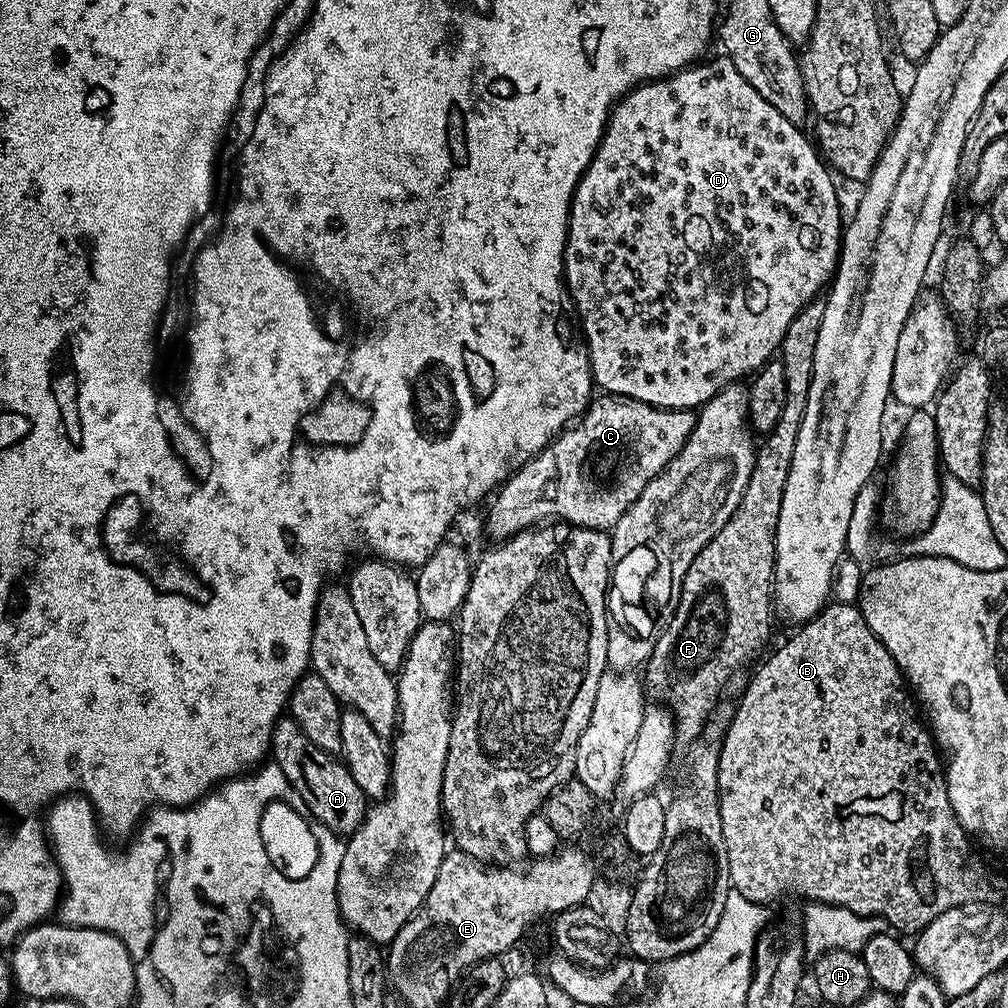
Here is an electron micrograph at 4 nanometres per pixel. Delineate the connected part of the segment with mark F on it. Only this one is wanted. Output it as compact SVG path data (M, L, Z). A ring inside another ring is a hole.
M826 299L811 300L798 314L794 314L794 322L786 326L786 334L778 349L778 358L786 374L786 402L778 422L772 431L763 437L756 450L754 470L750 474L750 482L746 486L746 494L742 494L742 502L738 502L738 510L714 534L706 546L690 562L690 570L686 570L686 578L682 582L680 601L668 624L655 638L654 650L650 654L646 667L642 672L642 683L647 695L653 701L667 706L676 722L676 739L681 745L692 743L698 734L702 734L702 726L716 711L716 705L725 695L724 687L736 676L760 651L772 632L772 612L774 616L774 577L776 574L776 527L778 514L782 510L782 494L786 490L786 478L790 474L790 462L794 458L794 442L798 442L798 430L802 426L802 418L806 410L806 402L810 394L810 382L814 374L814 346L818 346L818 333L822 330L822 314L826 314Z

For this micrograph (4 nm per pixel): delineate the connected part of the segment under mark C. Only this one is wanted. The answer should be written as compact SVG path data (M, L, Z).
M597 395L575 423L500 485L491 497L488 514L483 517L483 531L492 542L499 542L509 540L525 528L537 527L541 522L556 521L611 530L629 506L638 502L638 494L642 494L648 483L676 457L695 425L696 412L686 408L655 408L634 398Z

